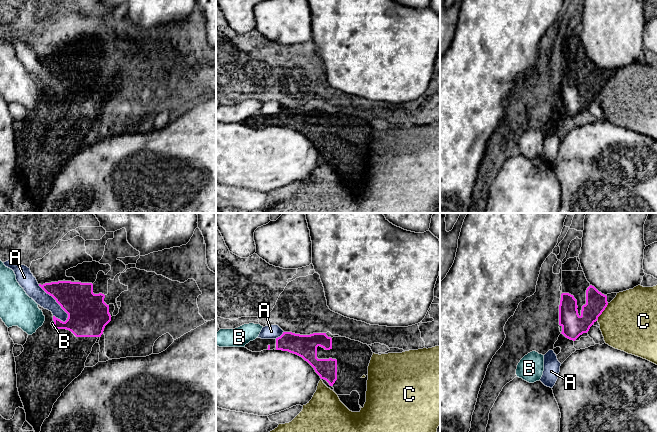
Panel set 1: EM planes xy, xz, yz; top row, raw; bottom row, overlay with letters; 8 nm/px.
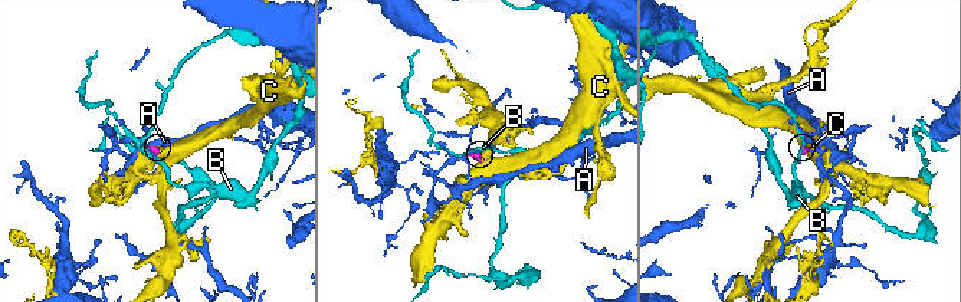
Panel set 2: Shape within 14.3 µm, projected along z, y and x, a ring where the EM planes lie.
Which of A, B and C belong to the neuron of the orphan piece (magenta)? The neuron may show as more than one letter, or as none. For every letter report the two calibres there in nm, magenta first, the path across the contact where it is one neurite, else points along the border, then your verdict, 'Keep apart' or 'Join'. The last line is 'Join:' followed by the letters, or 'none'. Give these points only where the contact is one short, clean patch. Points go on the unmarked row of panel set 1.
A: Thickness 300 nm (magenta) against 120 nm. Keep apart
B: Thickness 280 nm (magenta) against 30 nm. Keep apart
C: Thickness 170 nm (magenta) against 440 nm. Boundary: yz (608, 79), (596, 96). Keep apart
Join: none

